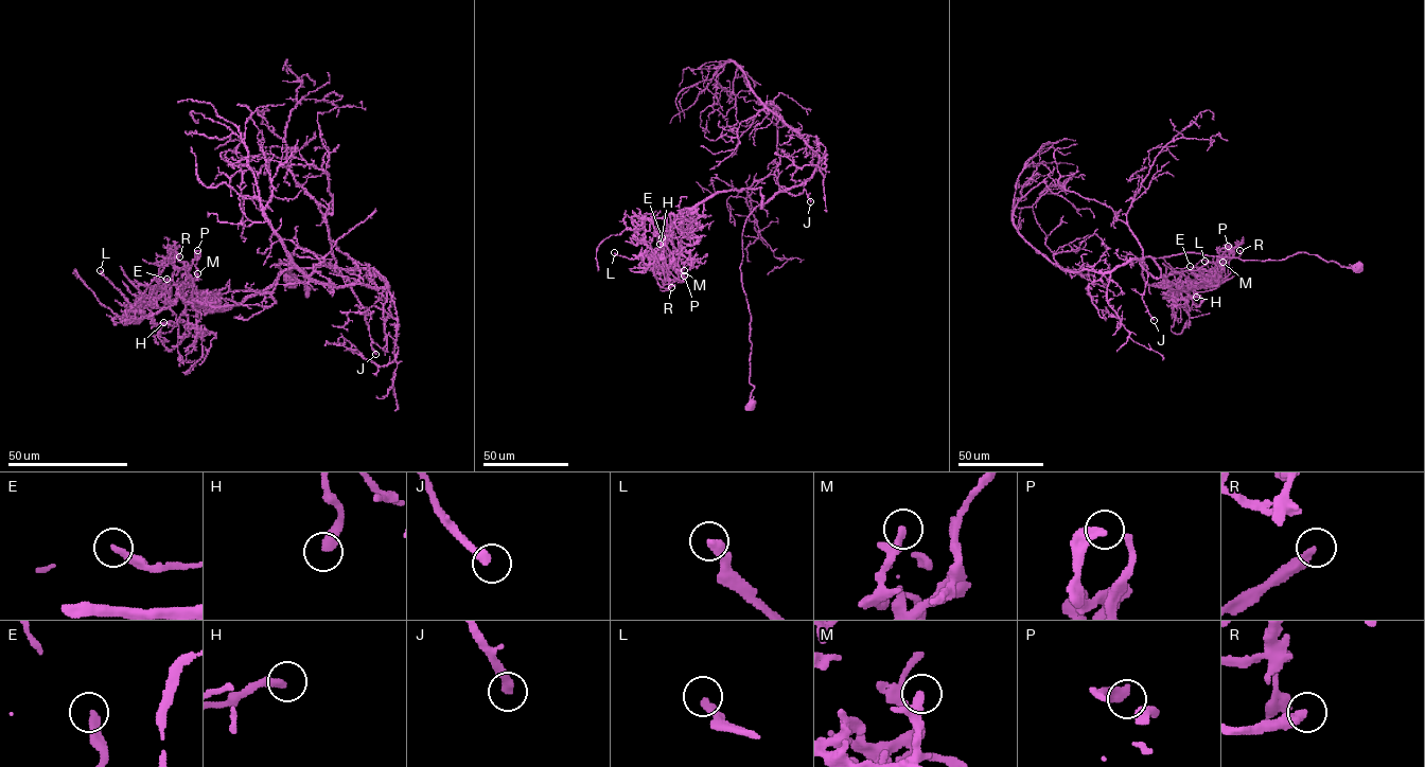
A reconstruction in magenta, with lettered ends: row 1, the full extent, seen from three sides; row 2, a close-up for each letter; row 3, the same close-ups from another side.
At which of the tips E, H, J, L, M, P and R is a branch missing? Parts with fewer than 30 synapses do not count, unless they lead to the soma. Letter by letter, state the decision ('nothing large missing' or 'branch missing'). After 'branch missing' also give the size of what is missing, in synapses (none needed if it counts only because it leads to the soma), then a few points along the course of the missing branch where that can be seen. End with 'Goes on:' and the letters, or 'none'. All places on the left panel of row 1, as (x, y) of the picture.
E: nothing large missing
H: branch missing | 50 syn | (163, 322), (165, 331), (145, 335), (151, 336), (165, 327)
J: branch missing | 35 syn | (375, 354), (372, 360), (374, 378), (367, 377), (361, 367), (353, 363)
L: nothing large missing
M: nothing large missing
P: nothing large missing
R: nothing large missing
Goes on: H, J

